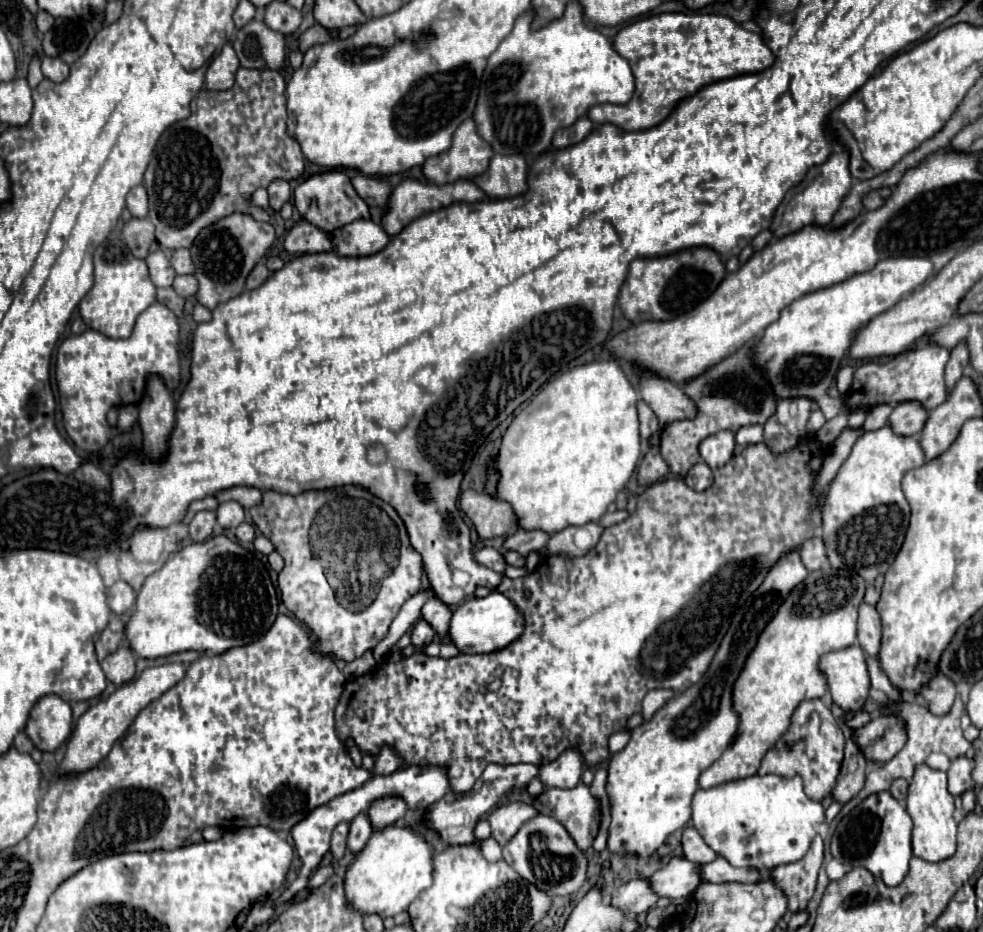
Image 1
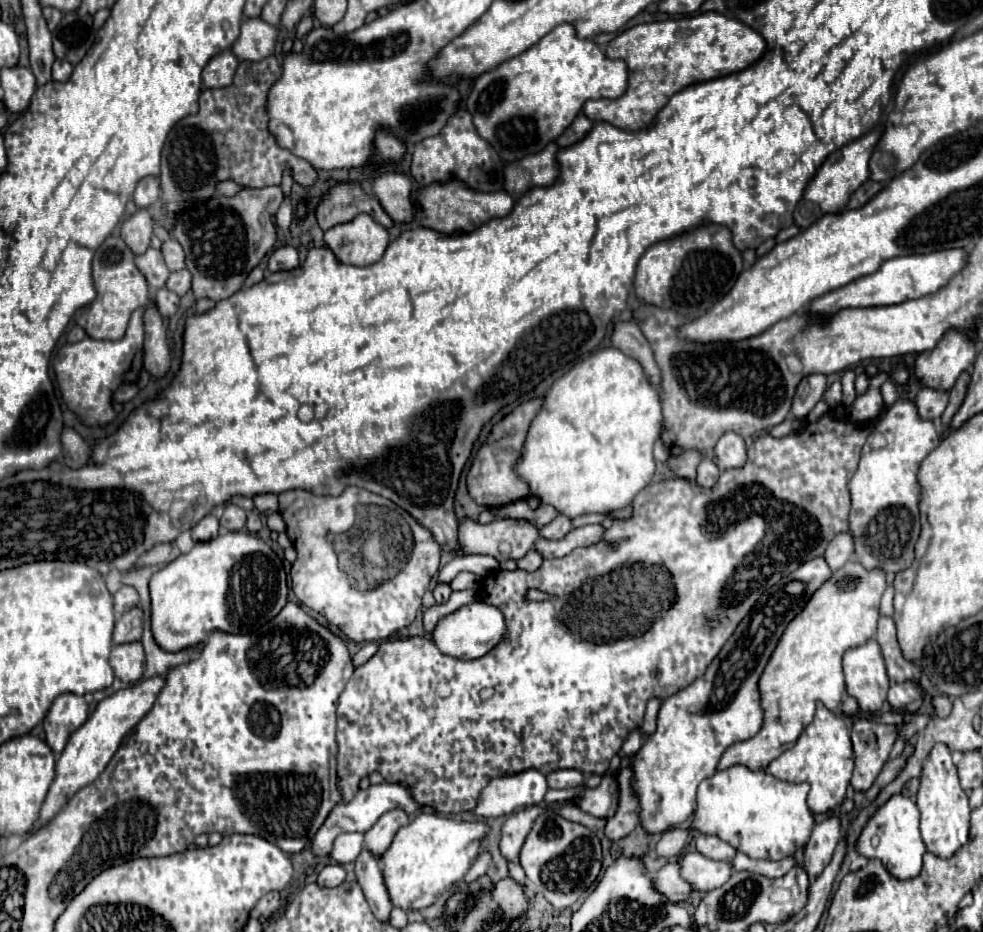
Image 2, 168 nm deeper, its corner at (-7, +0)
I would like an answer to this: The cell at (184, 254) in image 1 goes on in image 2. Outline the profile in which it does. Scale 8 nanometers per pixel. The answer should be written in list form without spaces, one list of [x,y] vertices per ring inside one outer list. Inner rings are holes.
[[[167,240],[163,242],[163,258],[165,258],[165,264],[171,272],[177,272],[177,270],[183,270],[185,268],[185,252],[181,248],[181,244],[177,240]]]

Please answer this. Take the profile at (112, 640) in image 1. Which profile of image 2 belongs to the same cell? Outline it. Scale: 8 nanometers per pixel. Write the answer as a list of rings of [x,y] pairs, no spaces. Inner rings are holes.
[[[133,608],[127,614],[121,614],[115,622],[113,630],[113,644],[127,644],[141,640],[143,632],[143,612],[139,608]]]

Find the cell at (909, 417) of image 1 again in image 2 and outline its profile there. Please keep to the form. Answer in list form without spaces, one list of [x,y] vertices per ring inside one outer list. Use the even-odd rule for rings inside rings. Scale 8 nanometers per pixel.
[[[923,388],[923,390],[919,390],[919,394],[915,396],[913,402],[915,402],[917,412],[923,420],[937,420],[937,418],[941,418],[941,414],[947,406],[947,400],[949,400],[947,392]]]

